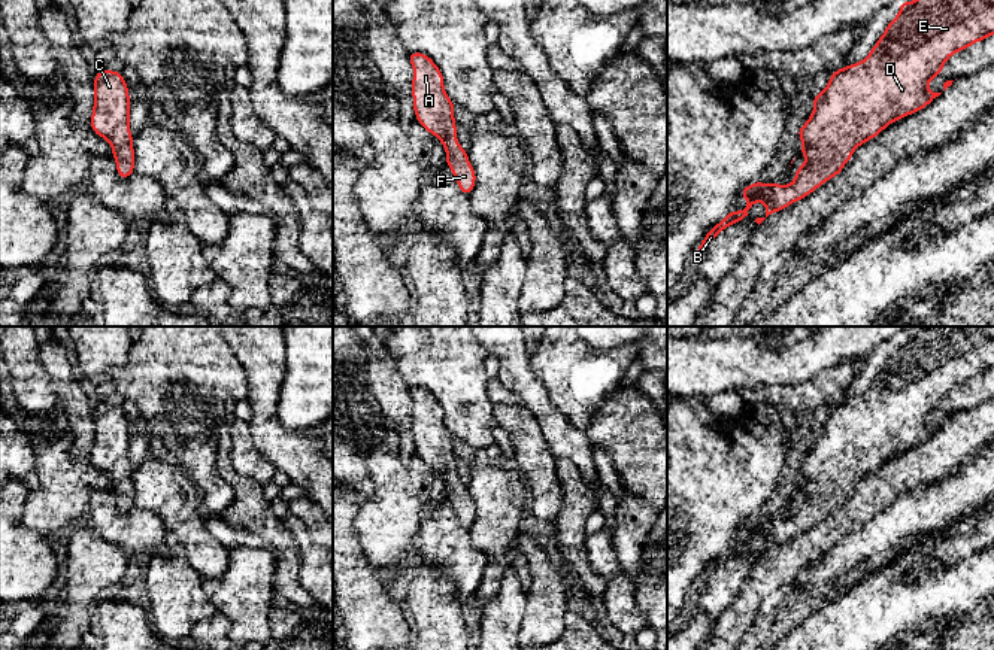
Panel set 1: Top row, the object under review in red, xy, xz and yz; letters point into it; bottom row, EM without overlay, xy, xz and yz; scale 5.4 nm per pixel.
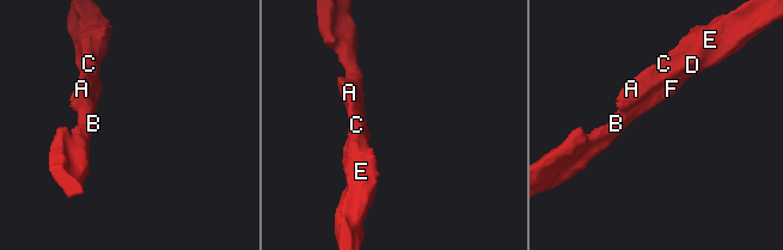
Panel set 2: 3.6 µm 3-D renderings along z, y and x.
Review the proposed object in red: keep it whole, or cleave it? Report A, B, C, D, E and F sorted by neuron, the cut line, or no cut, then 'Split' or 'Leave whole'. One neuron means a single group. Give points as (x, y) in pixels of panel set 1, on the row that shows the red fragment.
Groups: A B C D E F. No split. Leave whole

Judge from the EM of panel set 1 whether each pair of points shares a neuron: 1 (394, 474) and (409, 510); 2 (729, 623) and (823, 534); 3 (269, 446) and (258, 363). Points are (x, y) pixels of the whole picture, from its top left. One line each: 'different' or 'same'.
1: same
2: same
3: same

